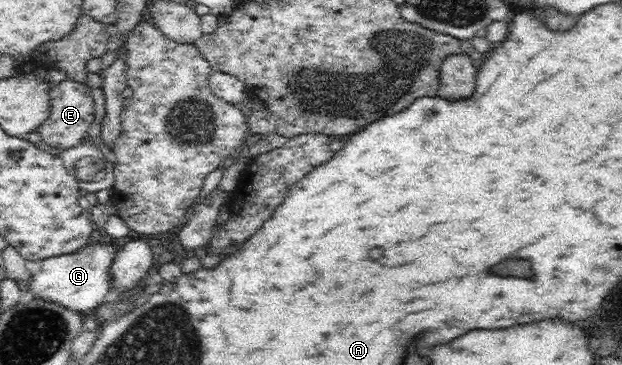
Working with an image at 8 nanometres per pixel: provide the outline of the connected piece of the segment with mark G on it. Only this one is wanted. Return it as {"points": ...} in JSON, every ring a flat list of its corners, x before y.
{"points":[[113,244,85,245,71,254,57,255,42,260,42,267,34,273,27,287,28,297,56,302,72,311,97,309,110,298,110,267,117,249]]}

